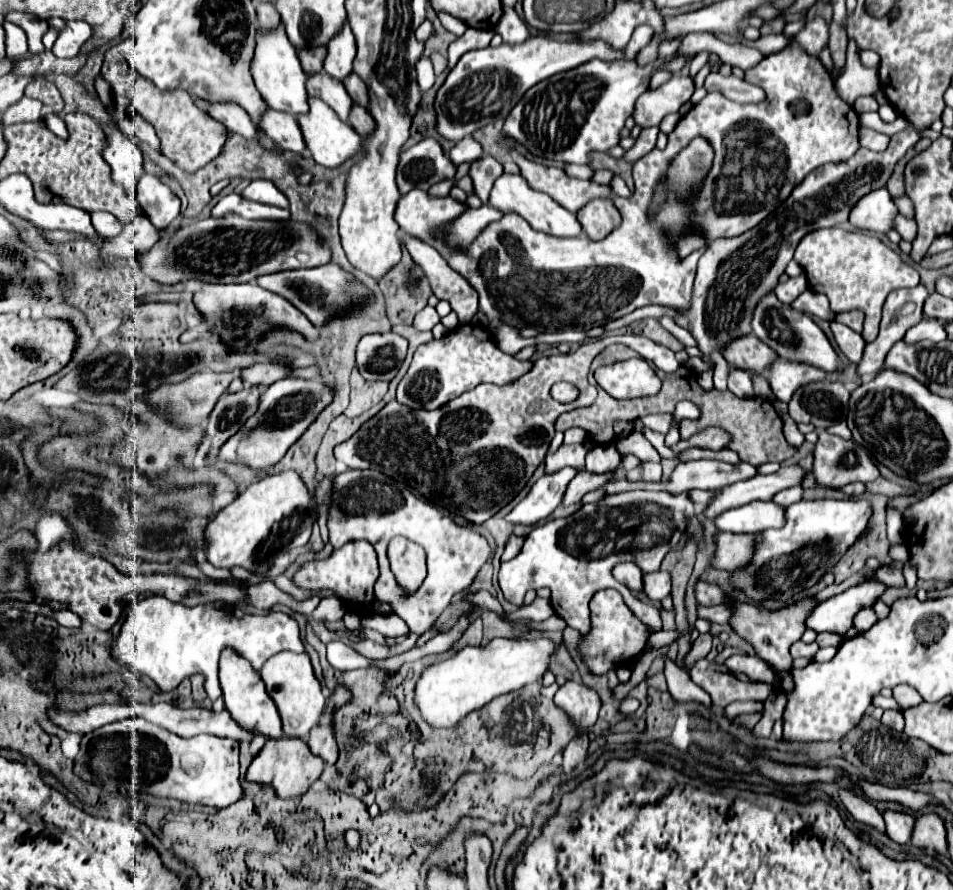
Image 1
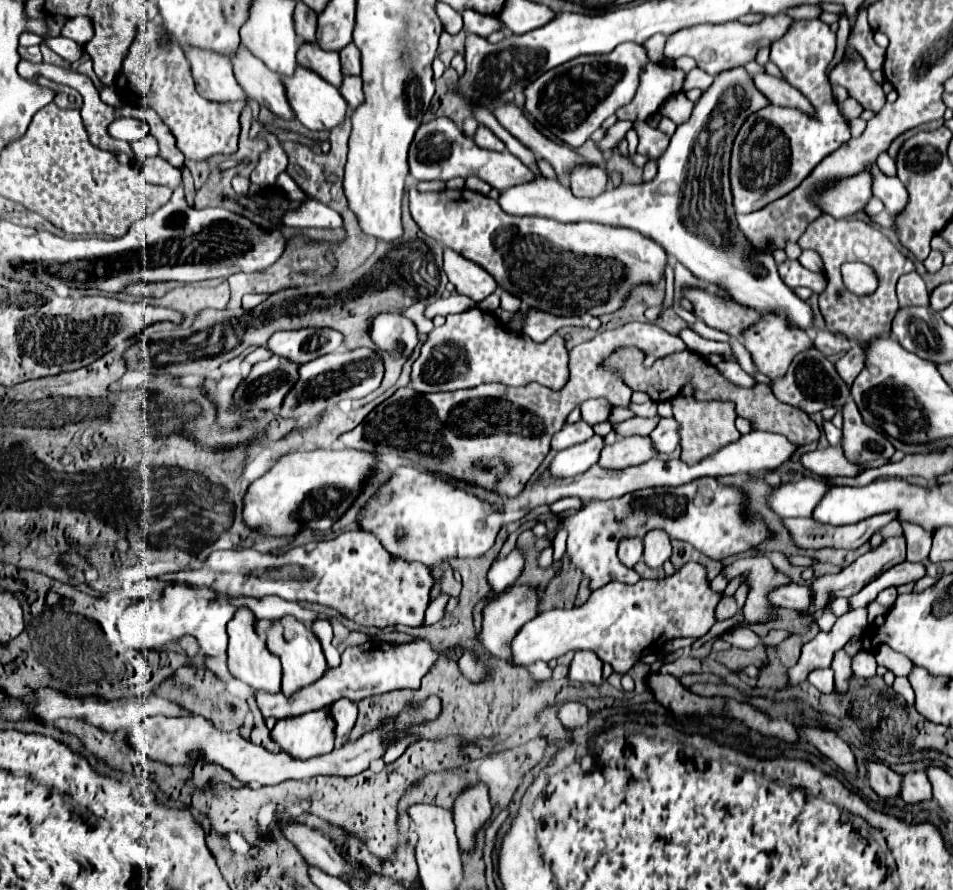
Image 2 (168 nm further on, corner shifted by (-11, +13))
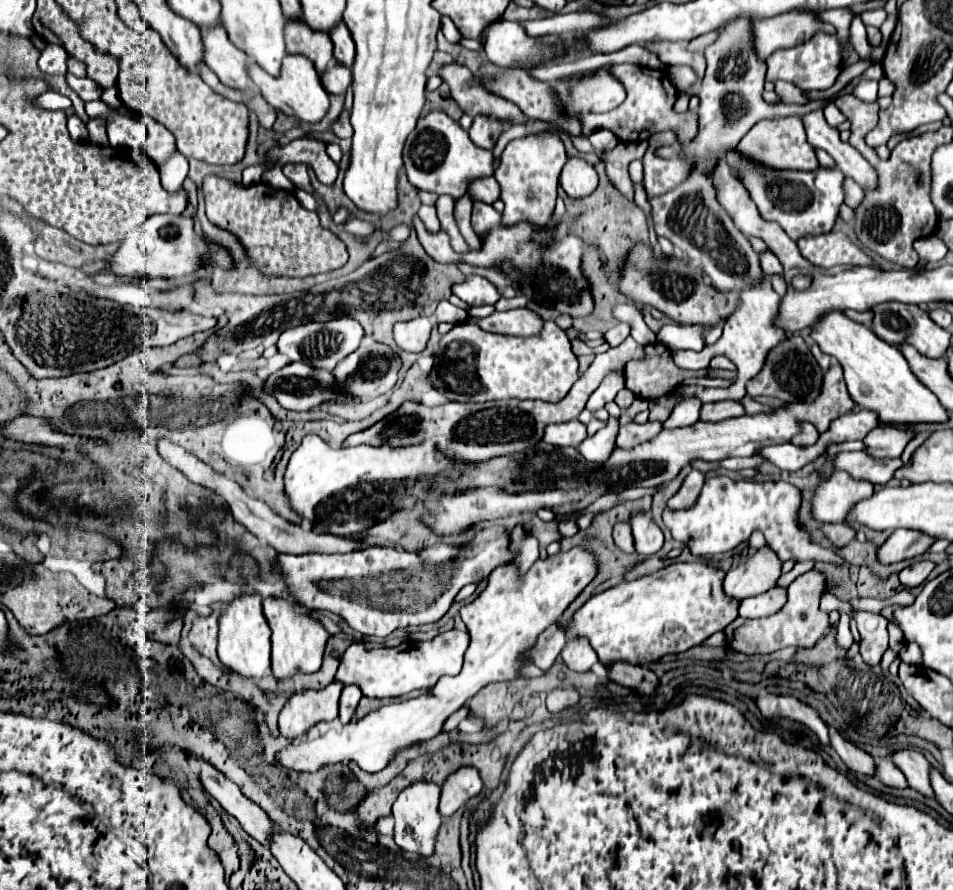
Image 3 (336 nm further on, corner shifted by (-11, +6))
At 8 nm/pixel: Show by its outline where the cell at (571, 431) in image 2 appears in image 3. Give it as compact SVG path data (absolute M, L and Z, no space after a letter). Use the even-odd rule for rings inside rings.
M578 419L558 423L558 425L548 425L544 429L544 441L558 447L564 447L564 445L578 447L584 439L586 439L586 425L580 423Z

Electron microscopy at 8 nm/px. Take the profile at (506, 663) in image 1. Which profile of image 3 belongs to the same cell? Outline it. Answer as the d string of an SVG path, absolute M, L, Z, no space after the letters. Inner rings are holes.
M672 563L652 575L638 577L634 581L622 581L592 599L588 599L576 613L572 623L564 623L568 637L584 635L590 639L592 649L596 651L600 663L608 665L614 663L616 659L626 659L632 665L640 665L646 659L648 661L658 661L660 657L668 653L682 653L702 641L706 641L710 635L716 631L722 631L728 627L738 617L738 607L740 601L732 599L724 593L722 581L726 577L726 571L716 569L712 565L704 563Z

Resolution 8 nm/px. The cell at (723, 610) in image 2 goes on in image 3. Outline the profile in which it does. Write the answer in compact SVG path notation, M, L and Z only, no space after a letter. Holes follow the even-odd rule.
M768 545L760 547L754 555L746 557L738 567L730 569L724 579L726 595L746 599L772 589L782 573L780 559Z

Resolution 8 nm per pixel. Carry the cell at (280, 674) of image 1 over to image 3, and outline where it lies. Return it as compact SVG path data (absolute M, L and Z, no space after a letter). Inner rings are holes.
M264 597L262 607L264 607L264 615L268 619L268 625L272 629L272 673L274 673L274 677L284 679L298 669L304 673L318 671L322 665L326 641L330 637L328 631L324 629L324 625L310 615L298 613L294 609L294 605L288 603L286 599Z

